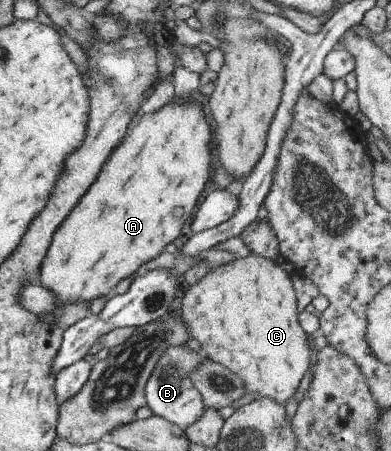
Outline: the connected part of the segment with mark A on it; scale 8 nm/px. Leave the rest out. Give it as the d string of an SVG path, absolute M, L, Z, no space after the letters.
M173 99L165 105L161 106L156 111L145 113L139 115L138 118L133 122L133 128L129 130L129 138L123 138L123 142L111 152L111 156L107 158L107 164L101 166L101 172L97 174L97 180L89 186L89 190L85 192L85 196L79 198L77 206L67 214L67 218L61 222L61 226L55 230L53 238L51 238L51 244L45 252L45 258L41 260L41 266L39 266L39 282L45 290L51 290L53 296L57 298L59 304L71 304L71 302L87 302L90 303L91 300L95 298L101 298L101 296L107 296L109 290L113 288L123 278L131 276L133 272L138 272L139 266L143 262L155 258L163 250L163 246L169 244L179 236L181 232L181 226L191 214L195 202L197 202L197 197L203 187L205 182L209 178L210 172L208 171L210 166L210 152L208 144L210 141L210 128L206 124L204 114L202 112L201 104L195 102L191 99L189 100L177 100Z

